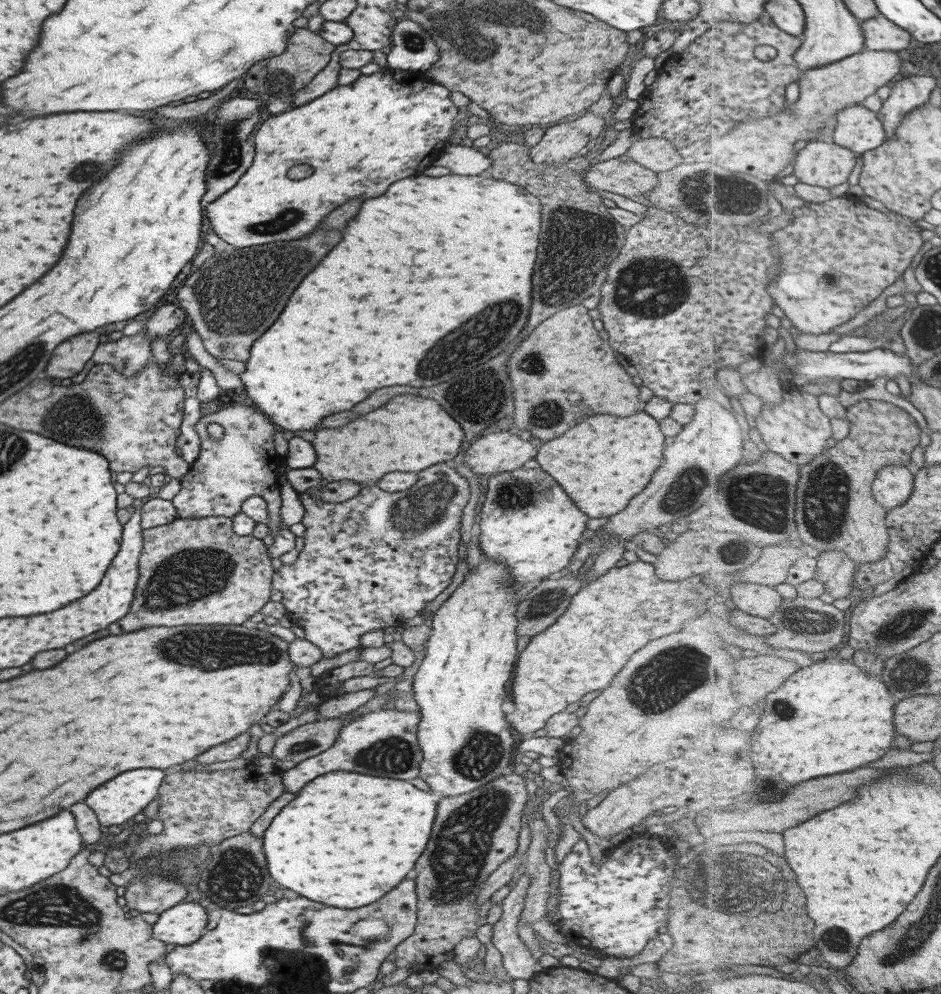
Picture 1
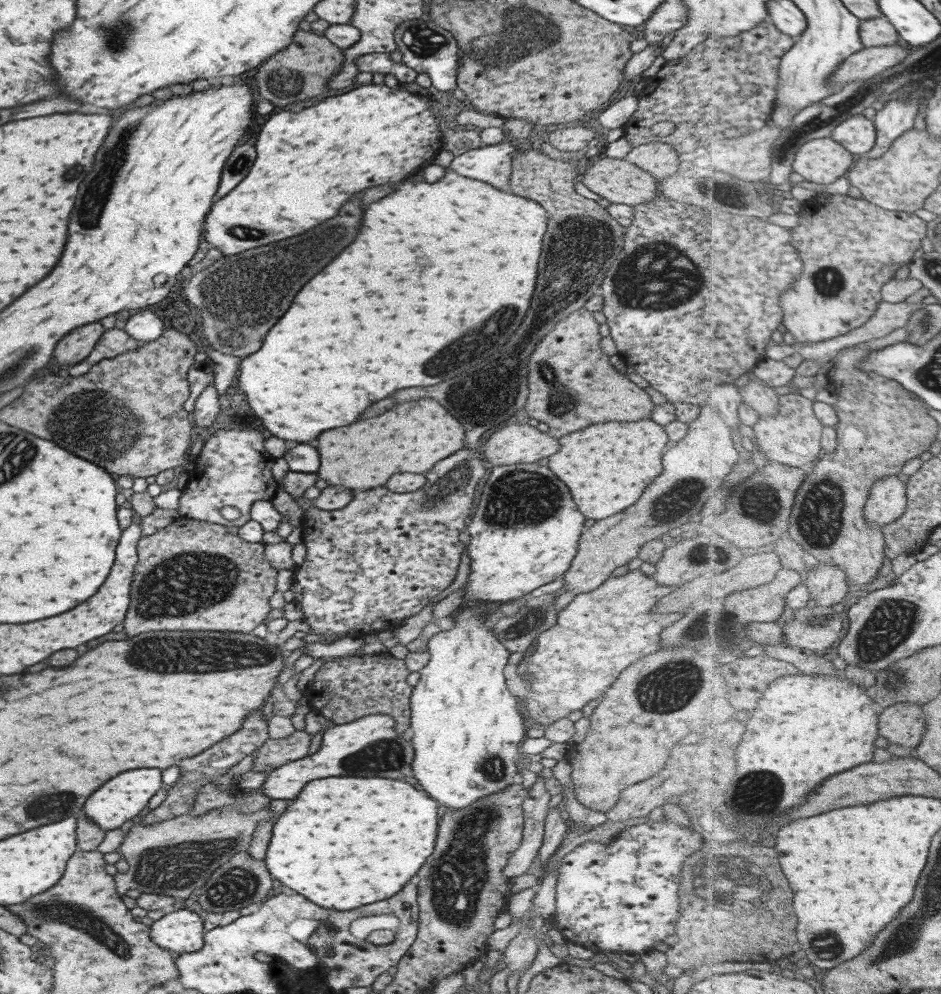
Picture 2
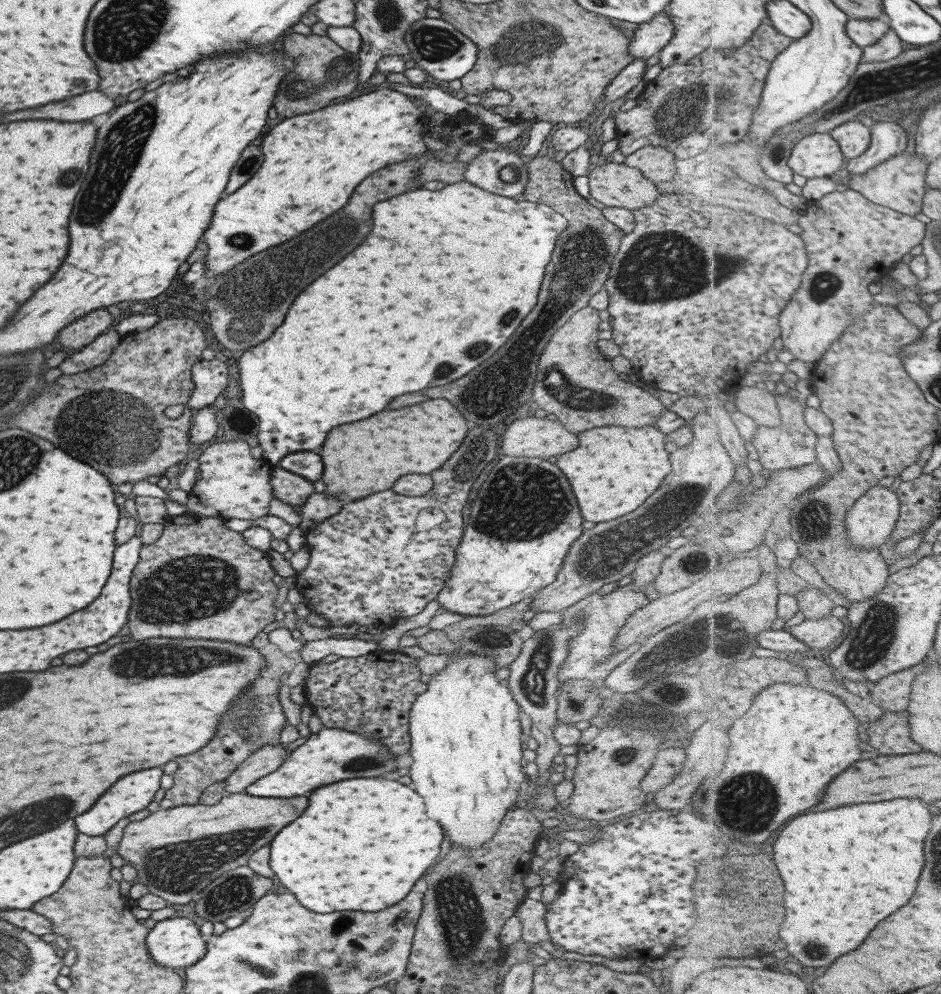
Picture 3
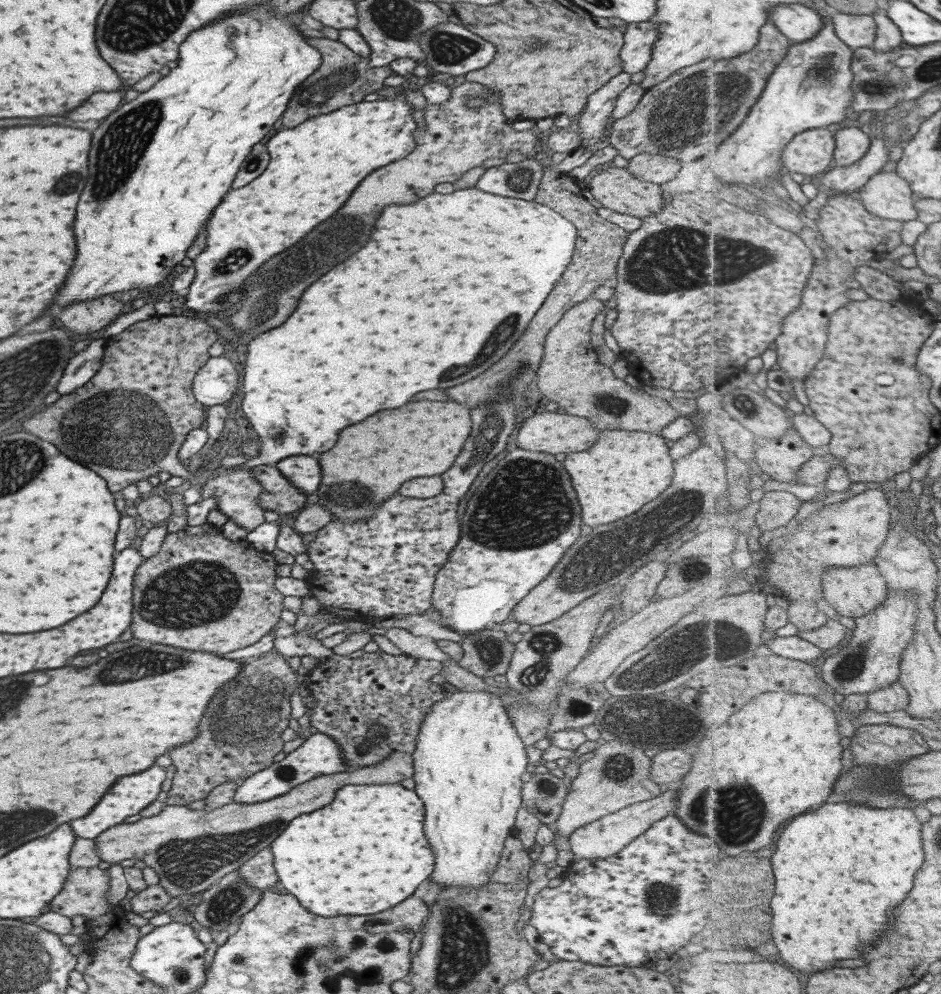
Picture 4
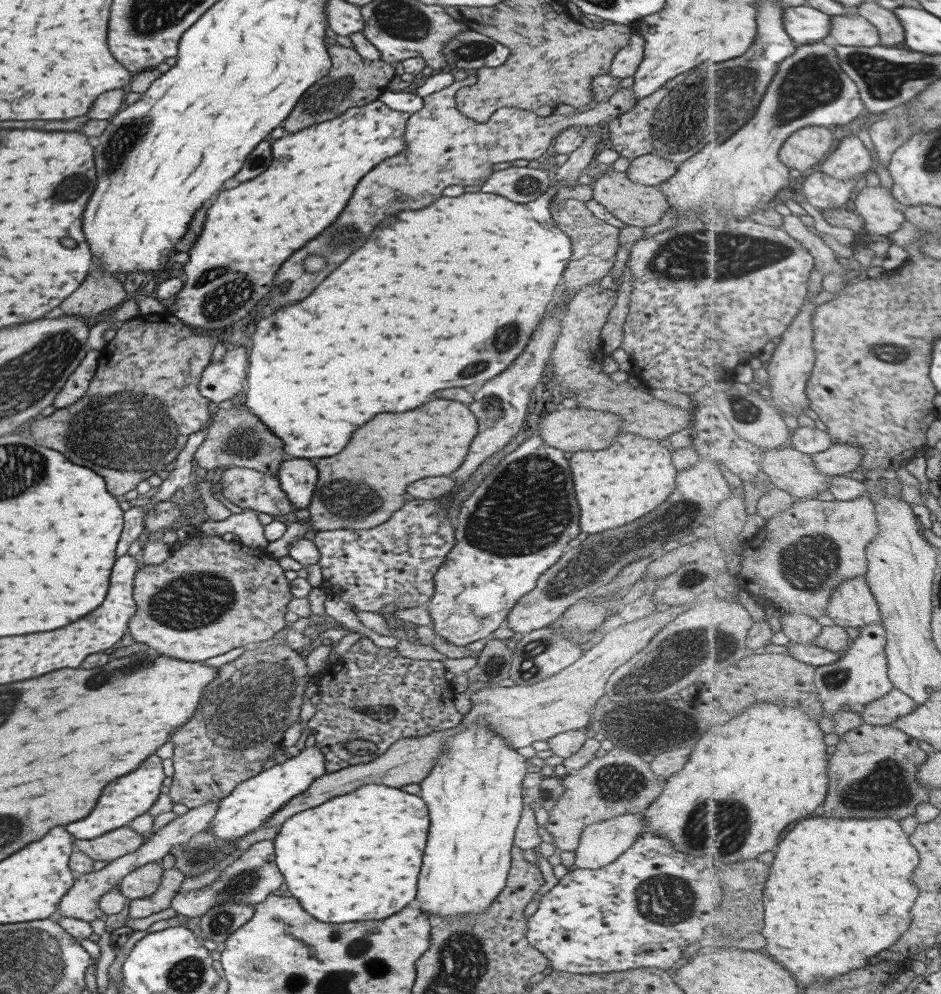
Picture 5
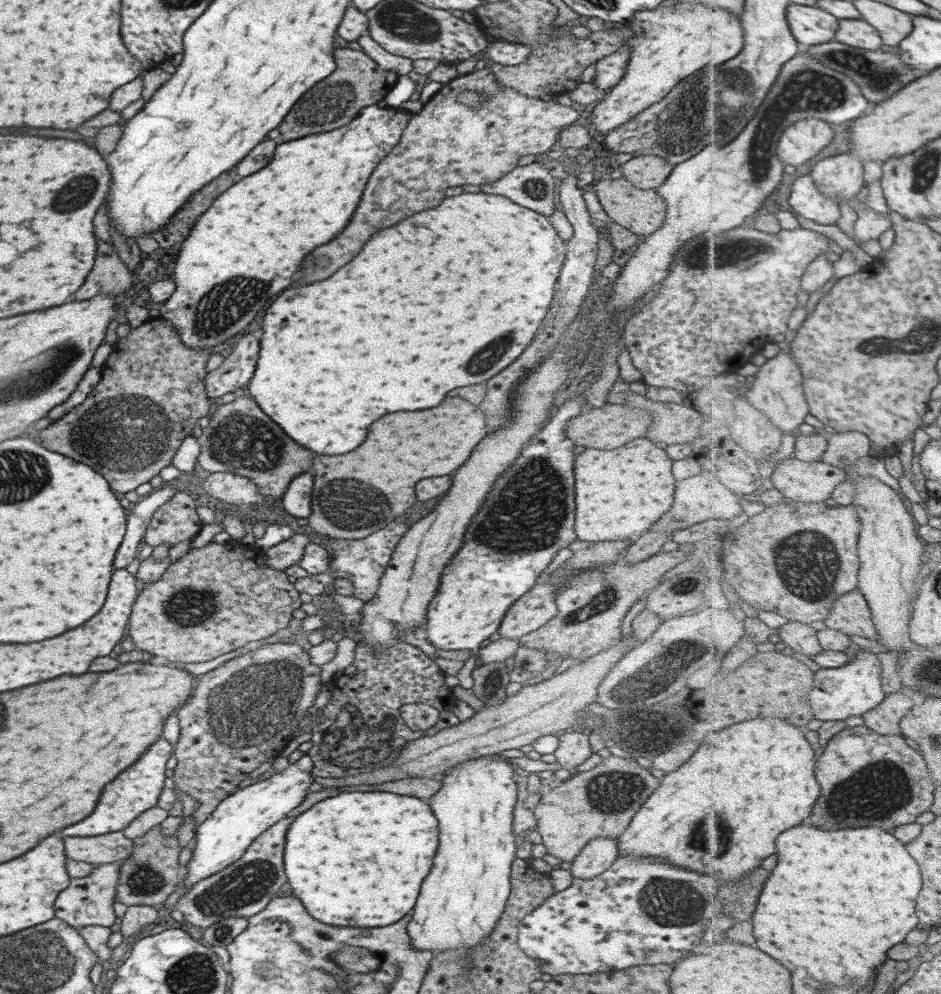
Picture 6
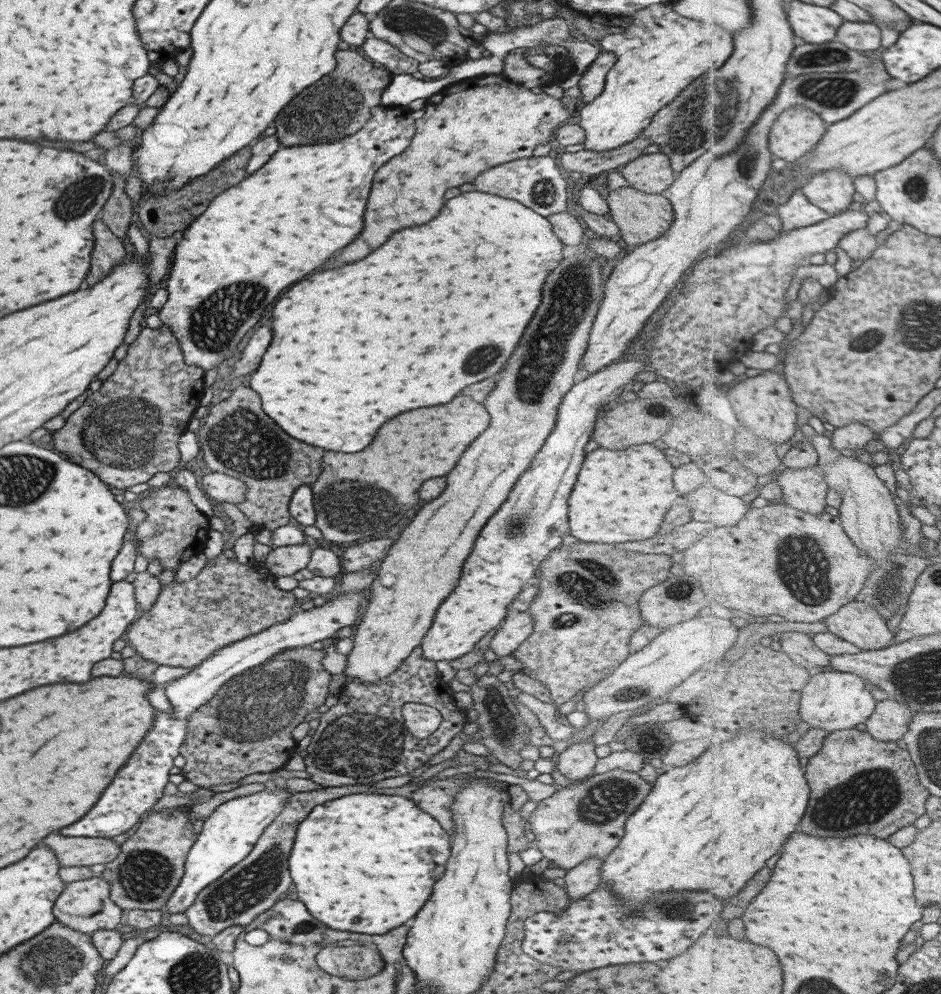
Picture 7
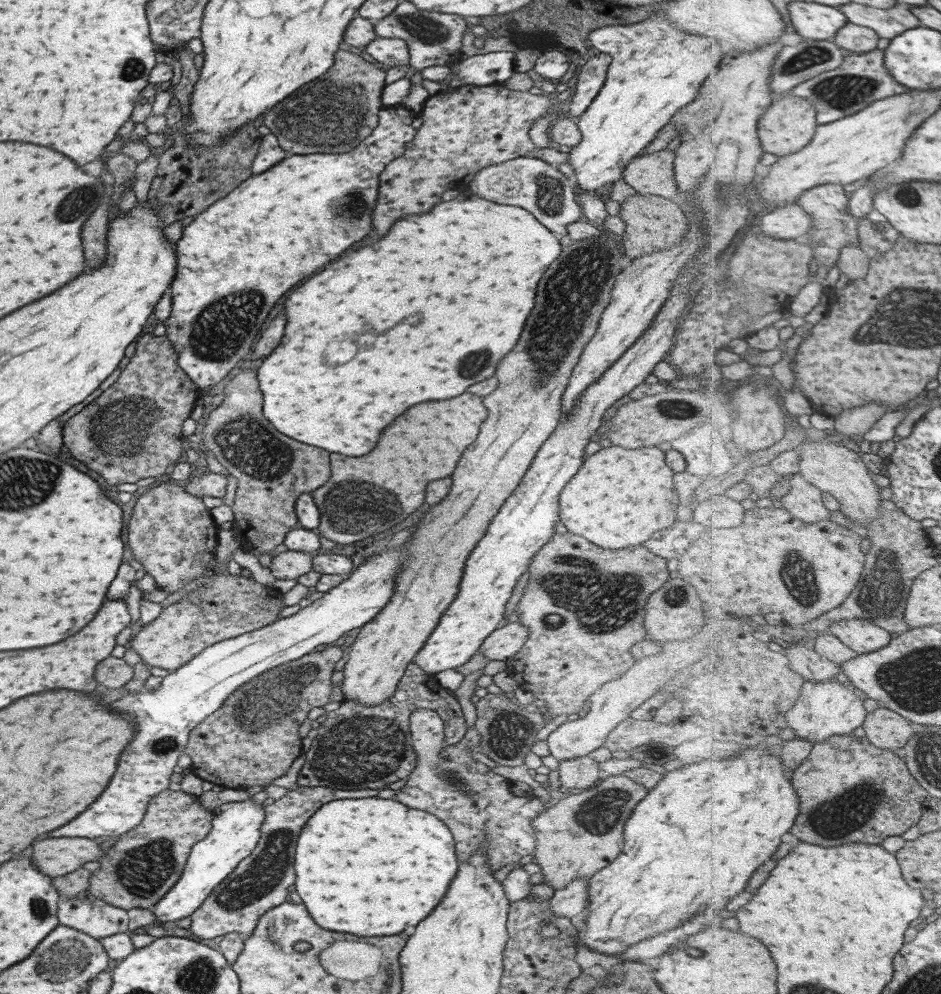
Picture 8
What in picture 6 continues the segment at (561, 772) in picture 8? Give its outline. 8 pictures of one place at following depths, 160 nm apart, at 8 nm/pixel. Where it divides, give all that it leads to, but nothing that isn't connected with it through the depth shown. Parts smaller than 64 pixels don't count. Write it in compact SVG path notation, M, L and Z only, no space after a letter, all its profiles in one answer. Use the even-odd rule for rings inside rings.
M561 732L557 737L557 748L555 748L552 754L561 768L569 770L591 756L592 753L587 742L587 735L583 732Z

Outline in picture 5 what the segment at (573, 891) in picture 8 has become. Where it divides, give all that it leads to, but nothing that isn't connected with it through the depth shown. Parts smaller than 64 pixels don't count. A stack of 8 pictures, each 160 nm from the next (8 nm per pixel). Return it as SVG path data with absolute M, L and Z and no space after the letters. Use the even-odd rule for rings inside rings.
M627 813L583 828L572 867L596 869L613 862L644 829L641 813Z

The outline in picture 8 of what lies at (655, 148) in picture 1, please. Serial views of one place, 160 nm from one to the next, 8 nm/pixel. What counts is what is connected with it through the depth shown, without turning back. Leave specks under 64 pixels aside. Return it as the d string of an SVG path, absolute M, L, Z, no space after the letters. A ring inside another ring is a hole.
M674 150L639 155L631 159L622 170L622 179L639 195L660 196L674 199L676 184L673 176Z

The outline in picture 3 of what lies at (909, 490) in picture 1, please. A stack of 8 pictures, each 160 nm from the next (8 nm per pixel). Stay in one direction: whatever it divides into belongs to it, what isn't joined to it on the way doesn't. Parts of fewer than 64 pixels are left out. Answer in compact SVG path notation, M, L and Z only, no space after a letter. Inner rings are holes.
M875 485L875 488L871 488L869 492L859 498L847 515L846 525L851 544L861 550L873 550L882 544L887 544L898 527L901 514L902 502L897 492Z

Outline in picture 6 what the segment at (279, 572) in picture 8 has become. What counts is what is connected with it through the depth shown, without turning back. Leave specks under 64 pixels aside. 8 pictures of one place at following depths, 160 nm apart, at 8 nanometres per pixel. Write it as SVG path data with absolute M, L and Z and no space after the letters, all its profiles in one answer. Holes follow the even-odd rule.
M295 534L280 544L264 549L264 562L268 567L275 570L284 570L292 564L298 564L303 547L309 544L307 537L303 534Z

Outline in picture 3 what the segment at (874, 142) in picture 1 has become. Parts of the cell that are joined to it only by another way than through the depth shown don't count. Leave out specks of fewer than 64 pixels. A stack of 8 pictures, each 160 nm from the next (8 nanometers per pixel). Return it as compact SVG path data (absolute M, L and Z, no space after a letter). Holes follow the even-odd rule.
M857 119L837 126L830 133L839 141L848 159L861 156L870 147L872 141L872 129Z

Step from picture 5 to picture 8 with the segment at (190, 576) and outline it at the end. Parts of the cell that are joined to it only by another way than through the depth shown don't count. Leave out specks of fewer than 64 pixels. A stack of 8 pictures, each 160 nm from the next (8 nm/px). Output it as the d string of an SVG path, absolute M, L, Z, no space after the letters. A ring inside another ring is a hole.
M226 570L204 576L202 586L162 608L151 622L136 625L126 646L133 648L143 663L163 670L177 670L211 644L277 620L277 614L284 607L282 595L275 588L261 585L251 577L232 575Z

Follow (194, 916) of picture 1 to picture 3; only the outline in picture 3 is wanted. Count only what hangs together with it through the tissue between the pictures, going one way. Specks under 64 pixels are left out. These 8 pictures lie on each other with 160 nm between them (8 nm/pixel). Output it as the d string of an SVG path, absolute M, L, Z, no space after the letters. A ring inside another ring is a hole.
M189 918L159 920L144 937L149 958L157 965L180 973L201 960L206 952L206 938Z

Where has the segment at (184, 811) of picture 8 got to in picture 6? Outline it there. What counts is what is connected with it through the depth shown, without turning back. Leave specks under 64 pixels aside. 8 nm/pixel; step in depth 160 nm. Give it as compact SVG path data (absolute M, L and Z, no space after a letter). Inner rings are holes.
M160 824L148 830L143 836L132 839L132 853L120 866L114 900L125 906L151 906L159 908L167 897L176 890L182 868L177 863L180 848L176 835L166 836L160 833Z

